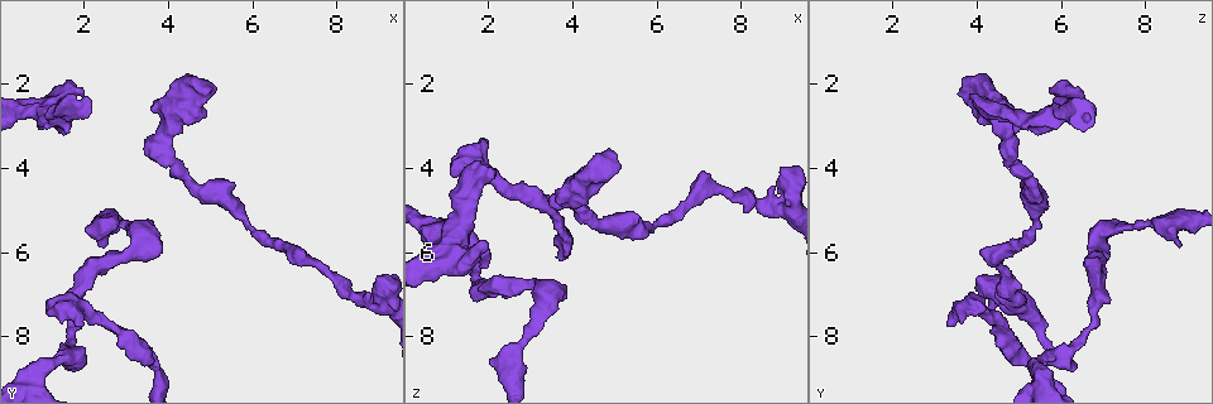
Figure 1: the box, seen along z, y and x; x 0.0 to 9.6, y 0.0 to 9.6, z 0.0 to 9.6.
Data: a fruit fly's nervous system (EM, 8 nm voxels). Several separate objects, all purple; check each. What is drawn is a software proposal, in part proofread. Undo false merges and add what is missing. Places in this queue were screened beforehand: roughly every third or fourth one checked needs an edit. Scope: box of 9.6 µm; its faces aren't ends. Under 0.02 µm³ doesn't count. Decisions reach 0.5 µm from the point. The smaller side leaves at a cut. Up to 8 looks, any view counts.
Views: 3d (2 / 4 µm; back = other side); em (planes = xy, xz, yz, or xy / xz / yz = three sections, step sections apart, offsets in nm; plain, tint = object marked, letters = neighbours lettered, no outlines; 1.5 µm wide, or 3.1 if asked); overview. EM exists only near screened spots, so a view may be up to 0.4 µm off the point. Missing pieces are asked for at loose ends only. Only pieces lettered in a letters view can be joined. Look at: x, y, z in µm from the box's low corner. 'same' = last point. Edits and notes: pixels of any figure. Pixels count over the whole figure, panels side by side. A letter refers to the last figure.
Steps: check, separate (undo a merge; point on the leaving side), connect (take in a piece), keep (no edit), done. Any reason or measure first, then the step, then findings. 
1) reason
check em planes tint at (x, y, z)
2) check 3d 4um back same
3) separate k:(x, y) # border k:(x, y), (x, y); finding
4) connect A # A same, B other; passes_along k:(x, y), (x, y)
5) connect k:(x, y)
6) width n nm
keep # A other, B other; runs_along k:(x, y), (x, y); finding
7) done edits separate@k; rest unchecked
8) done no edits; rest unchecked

check em xy step 4 tint at (1.15, 7.35, 4.15)

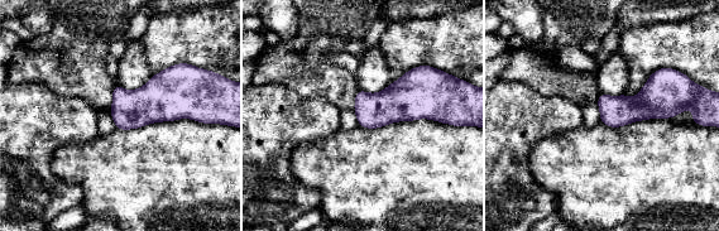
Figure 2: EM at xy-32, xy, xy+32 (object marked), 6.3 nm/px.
another direction
check em planes letters same

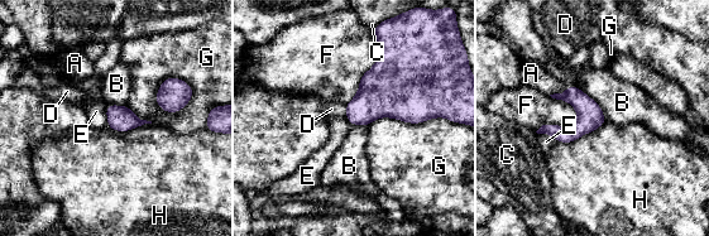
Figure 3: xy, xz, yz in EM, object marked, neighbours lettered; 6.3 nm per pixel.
longest_contact H 340 nm
keep # A other, B other, C other, D other, E other, F other, G other, H other; no lettered piece goes on from it

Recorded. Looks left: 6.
check em xy step 4 tint at (0.90, 8.95, 5.45)

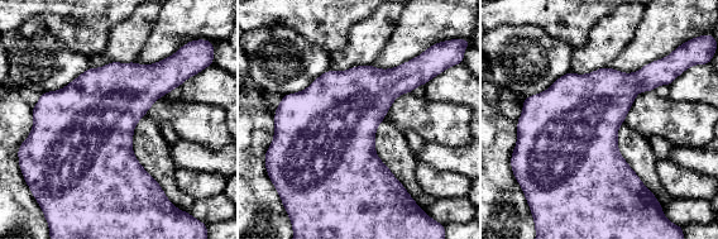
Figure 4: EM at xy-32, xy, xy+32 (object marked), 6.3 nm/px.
cut it another way
check em planes letters same

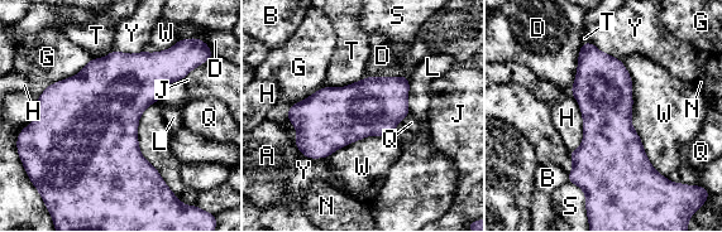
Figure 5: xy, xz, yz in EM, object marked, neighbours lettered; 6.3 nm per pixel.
keep # A other, B other, D other, G other, H other, J other, L other, N other, Q other, S other, T other, W other, Y other; border 5:(570, 91), (582, 143), (569, 151); one cell here

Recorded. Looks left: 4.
an open end
check 3d 2um at (2.15, 2.30, 3.95)

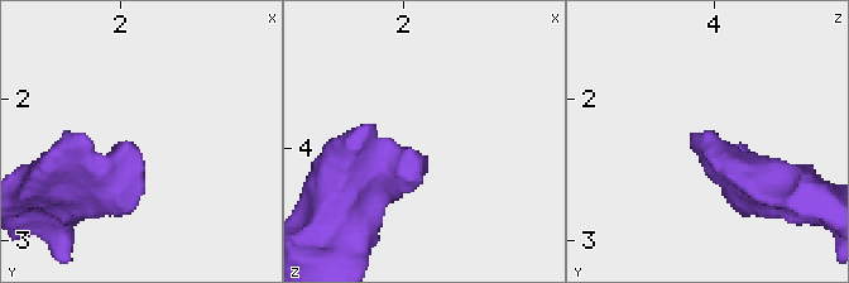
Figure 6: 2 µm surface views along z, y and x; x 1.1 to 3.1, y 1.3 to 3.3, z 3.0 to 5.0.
check em xz step 8 letters at (2.08, 2.34, 4.00)

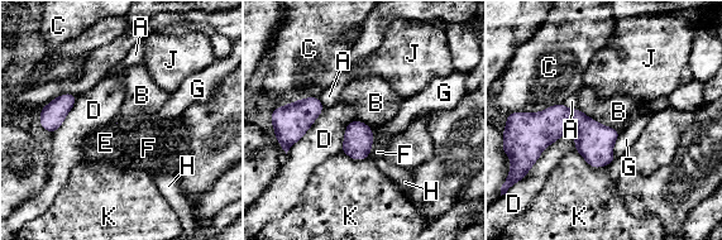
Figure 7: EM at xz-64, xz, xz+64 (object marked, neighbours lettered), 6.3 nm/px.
check em planes letters same

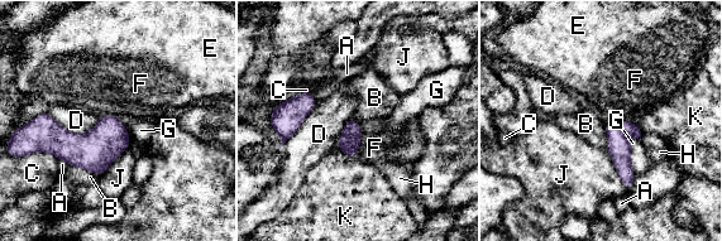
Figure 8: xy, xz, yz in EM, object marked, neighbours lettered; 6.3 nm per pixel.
longest_contact D 340 nm
keep # A other, B other, C other, D other, E other, F other, G other, H other, J other, K other; border 8:(68, 164), (85, 168), (97, 177); no lettered piece goes on from it

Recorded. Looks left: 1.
done no edits; rest unchecked

